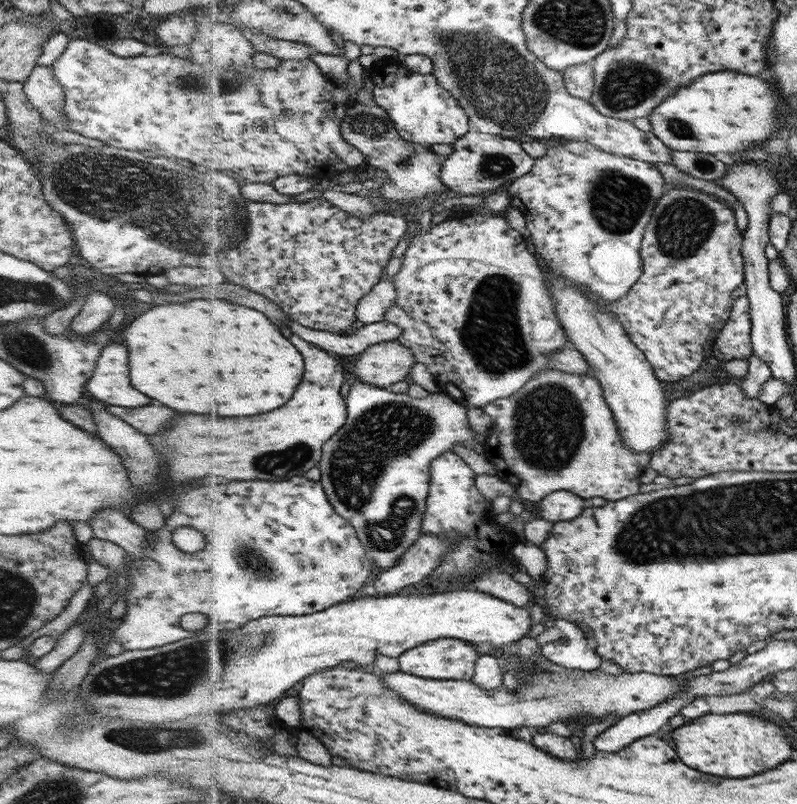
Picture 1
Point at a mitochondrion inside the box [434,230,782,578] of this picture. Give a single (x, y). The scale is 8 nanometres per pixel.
(491, 334)

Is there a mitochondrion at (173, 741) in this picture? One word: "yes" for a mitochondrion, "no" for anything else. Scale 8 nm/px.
yes

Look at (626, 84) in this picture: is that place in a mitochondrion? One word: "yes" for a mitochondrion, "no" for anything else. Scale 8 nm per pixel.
yes

